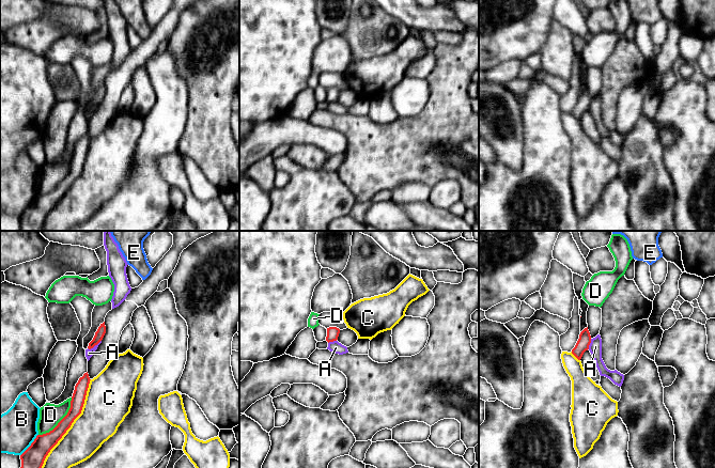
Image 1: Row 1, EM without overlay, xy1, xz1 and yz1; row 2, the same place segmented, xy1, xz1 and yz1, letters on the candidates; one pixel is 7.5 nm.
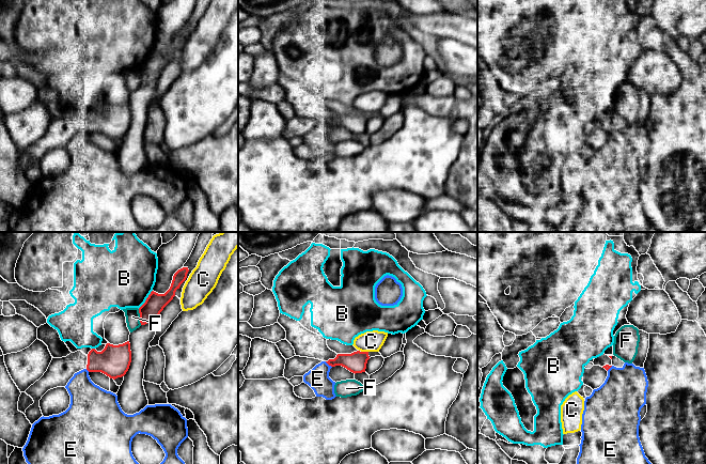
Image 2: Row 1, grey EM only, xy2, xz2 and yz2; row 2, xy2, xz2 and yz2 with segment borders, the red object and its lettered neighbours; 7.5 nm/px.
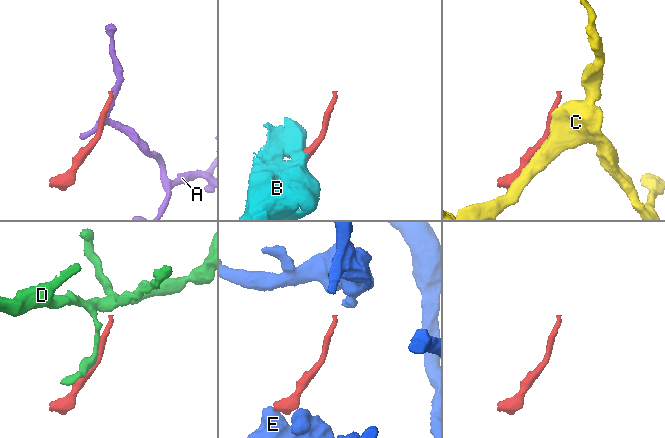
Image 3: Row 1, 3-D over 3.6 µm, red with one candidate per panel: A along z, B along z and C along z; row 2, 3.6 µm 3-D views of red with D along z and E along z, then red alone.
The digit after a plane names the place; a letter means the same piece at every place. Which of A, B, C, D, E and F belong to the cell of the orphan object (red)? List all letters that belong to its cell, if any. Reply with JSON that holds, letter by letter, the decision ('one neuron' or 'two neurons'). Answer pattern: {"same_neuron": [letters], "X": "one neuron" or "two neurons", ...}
{"same_neuron": [], "A": "two neurons", "B": "two neurons", "C": "two neurons", "D": "two neurons", "E": "two neurons", "F": "two neurons"}

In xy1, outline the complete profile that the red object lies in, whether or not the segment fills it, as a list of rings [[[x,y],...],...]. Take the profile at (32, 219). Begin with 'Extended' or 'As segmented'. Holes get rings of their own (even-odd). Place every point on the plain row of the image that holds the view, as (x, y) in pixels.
As segmented. [[[88,132],[79,139],[71,161],[67,175],[49,193],[37,196],[31,206],[20,216],[20,231],[41,231],[50,210],[58,204],[74,181],[81,174],[90,144]]]

